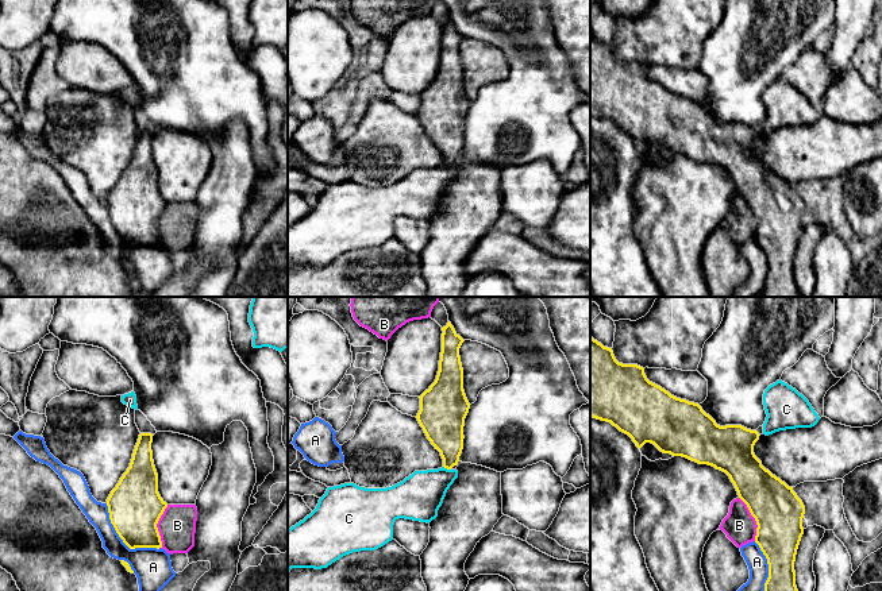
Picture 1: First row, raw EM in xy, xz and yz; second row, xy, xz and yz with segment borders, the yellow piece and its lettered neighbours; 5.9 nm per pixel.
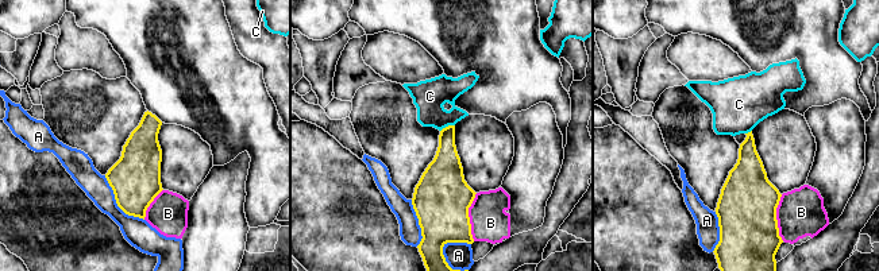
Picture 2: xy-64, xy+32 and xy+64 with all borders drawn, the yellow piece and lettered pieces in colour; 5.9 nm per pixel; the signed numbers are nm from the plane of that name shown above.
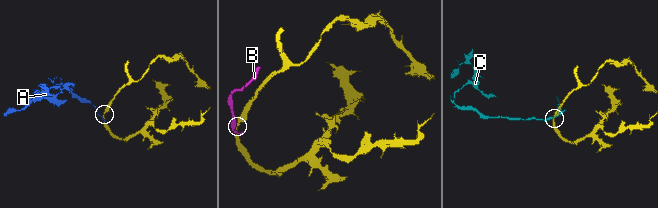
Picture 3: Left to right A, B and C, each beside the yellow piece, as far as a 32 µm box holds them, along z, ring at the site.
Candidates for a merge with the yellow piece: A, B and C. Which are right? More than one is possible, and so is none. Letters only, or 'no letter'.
no letter

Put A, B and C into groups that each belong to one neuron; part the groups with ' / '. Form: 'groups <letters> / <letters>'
groups A / B / C

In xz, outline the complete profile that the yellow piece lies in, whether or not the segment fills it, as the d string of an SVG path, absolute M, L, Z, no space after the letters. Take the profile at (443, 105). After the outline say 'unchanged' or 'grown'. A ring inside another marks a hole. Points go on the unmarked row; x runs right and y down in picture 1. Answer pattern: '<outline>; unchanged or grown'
M448 19L442 26L442 50L435 80L420 96L416 113L427 136L440 150L443 165L458 162L463 147L463 124L470 101L463 88L459 46L465 39Z; unchanged

